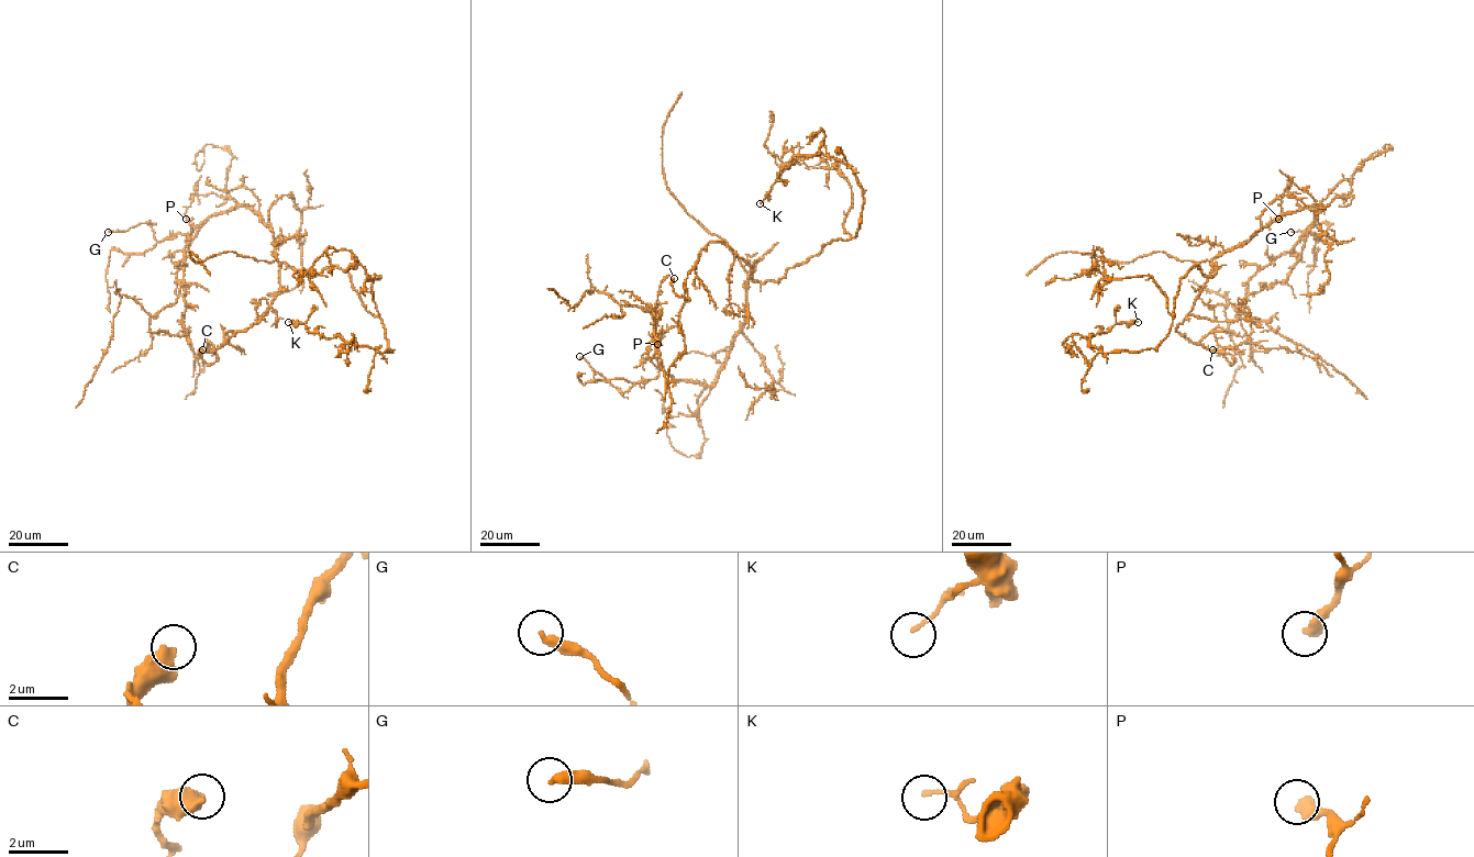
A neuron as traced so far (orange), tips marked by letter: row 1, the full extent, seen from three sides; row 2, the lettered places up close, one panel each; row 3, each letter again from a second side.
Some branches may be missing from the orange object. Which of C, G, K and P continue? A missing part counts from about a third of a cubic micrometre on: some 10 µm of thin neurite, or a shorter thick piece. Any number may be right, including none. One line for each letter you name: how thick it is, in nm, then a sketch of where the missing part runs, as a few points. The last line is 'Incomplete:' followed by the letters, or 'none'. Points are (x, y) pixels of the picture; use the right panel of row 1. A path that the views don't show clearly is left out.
Incomplete: none

